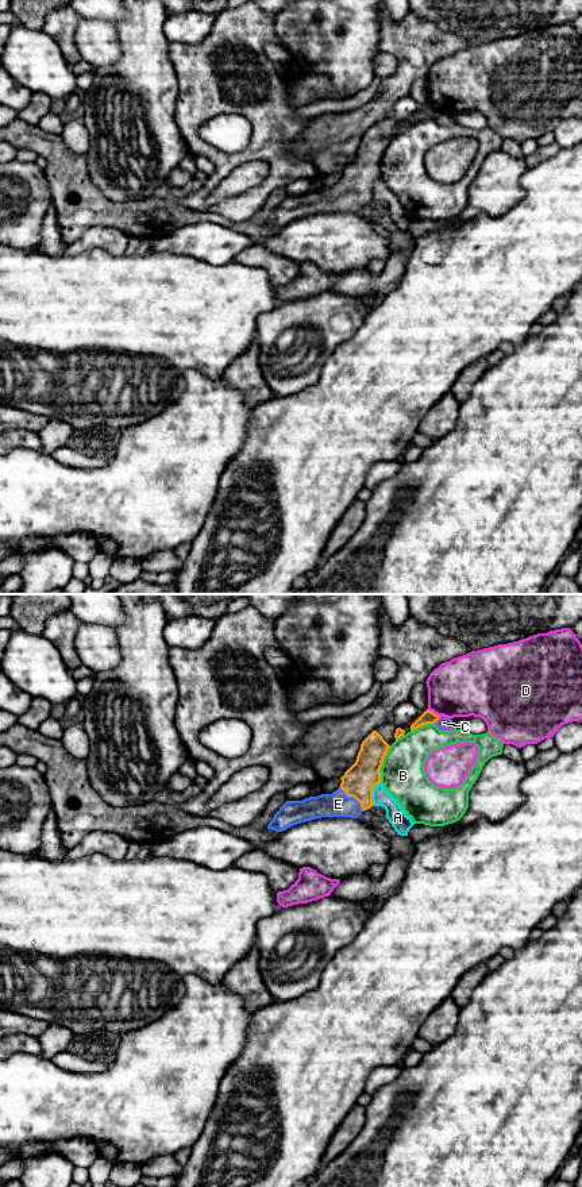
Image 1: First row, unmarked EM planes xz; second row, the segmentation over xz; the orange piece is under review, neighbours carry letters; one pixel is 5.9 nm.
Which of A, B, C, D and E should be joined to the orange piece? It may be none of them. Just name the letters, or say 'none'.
E

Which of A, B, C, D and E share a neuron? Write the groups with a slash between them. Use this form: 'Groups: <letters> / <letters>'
Groups: A / B / C / D / E

